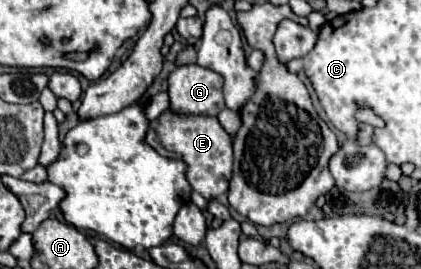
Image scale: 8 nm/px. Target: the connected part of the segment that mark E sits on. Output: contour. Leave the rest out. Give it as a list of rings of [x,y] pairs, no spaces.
[[[165,110],[157,120],[151,122],[147,132],[147,142],[165,158],[171,158],[171,152],[181,158],[189,170],[187,180],[191,188],[205,198],[217,198],[219,194],[229,190],[231,166],[233,166],[233,150],[231,136],[219,124],[215,116],[203,114],[177,114],[173,110]]]

